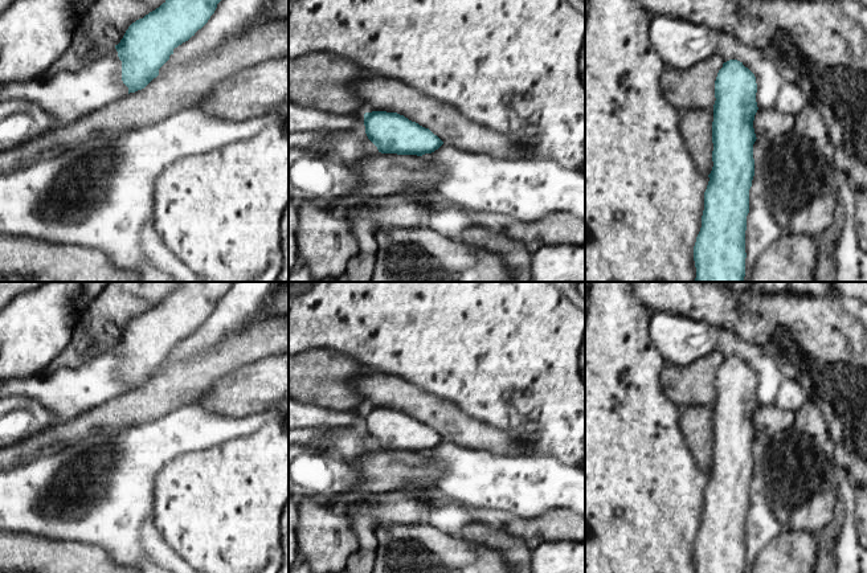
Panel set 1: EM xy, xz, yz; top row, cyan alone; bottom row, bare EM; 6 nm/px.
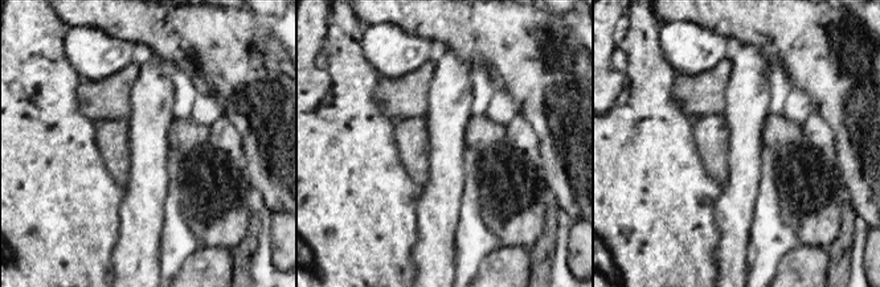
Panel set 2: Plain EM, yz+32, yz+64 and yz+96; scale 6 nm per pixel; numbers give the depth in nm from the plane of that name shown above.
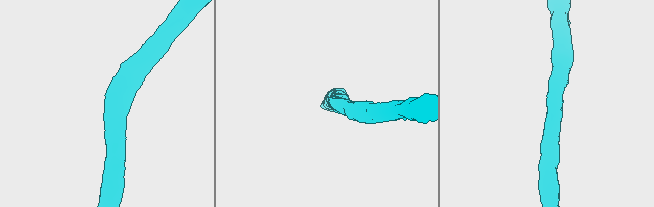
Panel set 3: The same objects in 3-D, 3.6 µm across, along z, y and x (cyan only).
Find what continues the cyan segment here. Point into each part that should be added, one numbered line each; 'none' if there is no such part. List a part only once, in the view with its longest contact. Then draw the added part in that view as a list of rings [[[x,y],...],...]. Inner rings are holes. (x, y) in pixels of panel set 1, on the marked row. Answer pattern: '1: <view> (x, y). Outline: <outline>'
none

